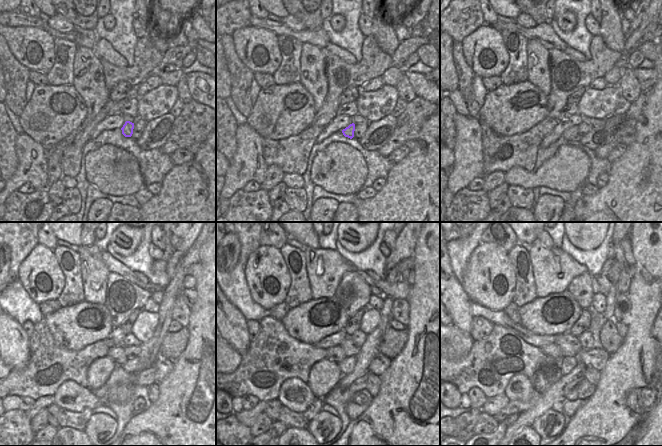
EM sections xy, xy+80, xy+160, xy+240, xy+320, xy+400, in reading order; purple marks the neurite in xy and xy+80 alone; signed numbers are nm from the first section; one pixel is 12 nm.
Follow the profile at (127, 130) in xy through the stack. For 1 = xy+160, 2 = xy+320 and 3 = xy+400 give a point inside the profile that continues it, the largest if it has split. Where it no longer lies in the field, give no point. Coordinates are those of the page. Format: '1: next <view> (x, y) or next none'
1: next xy+160 (571, 133)
2: next xy+320 (336, 353)
3: next xy+400 (553, 350)

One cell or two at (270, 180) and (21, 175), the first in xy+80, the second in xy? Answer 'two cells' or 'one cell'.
two cells

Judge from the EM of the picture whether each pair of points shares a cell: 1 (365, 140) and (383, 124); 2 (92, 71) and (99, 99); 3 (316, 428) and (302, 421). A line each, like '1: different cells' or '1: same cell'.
1: same cell
2: same cell
3: different cells

